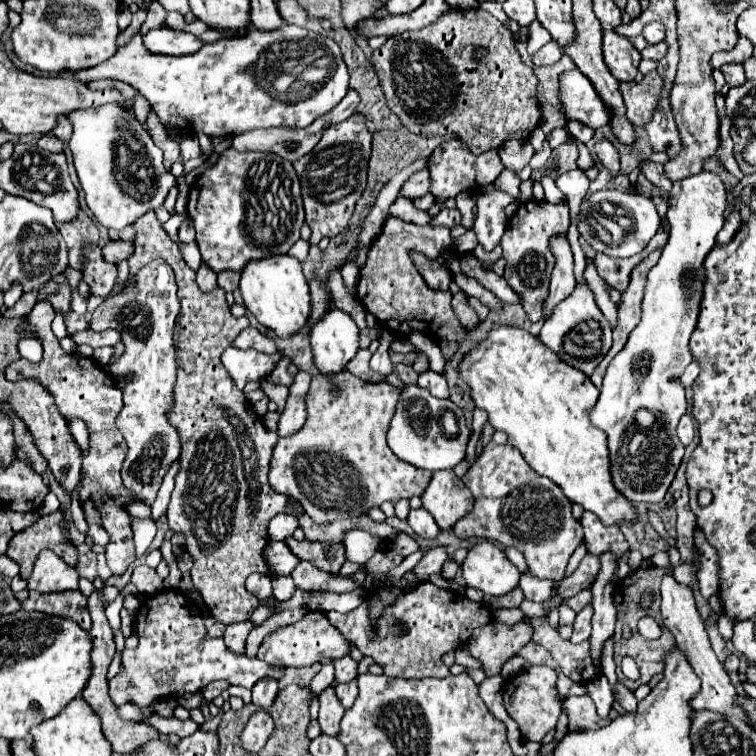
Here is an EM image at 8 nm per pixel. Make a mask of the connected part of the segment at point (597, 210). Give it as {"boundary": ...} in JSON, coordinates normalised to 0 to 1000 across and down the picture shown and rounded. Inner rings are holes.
{"boundary":[[[795,250],[769,269],[769,287],[763,295],[766,311],[792,335],[806,340],[835,340],[848,335],[858,316],[874,300],[874,290],[858,261],[819,250]]]}

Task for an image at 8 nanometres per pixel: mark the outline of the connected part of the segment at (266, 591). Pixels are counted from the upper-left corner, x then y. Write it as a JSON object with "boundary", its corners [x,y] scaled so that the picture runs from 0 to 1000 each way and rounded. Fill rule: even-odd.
{"boundary":[[[335,758],[327,766],[327,779],[343,792],[343,798],[351,798],[353,792],[361,790],[361,784],[358,784],[358,766],[353,761],[345,761],[345,758]]]}

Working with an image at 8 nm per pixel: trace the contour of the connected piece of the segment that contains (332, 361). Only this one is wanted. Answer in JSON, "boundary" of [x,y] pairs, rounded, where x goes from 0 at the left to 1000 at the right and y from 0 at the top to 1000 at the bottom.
{"boundary":[[[448,409],[433,411],[411,435],[411,462],[422,493],[440,504],[475,464],[475,435],[470,425]]]}

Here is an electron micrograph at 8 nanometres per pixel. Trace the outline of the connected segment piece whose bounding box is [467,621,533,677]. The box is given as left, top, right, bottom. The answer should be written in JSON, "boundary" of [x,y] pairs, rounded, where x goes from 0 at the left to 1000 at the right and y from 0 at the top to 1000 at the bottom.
{"boundary":[[[652,821],[626,835],[618,858],[623,869],[636,877],[642,893],[652,896],[663,888],[671,872],[676,872],[697,848],[702,848],[702,837],[702,827],[692,821],[681,829],[671,829],[663,821]]]}

